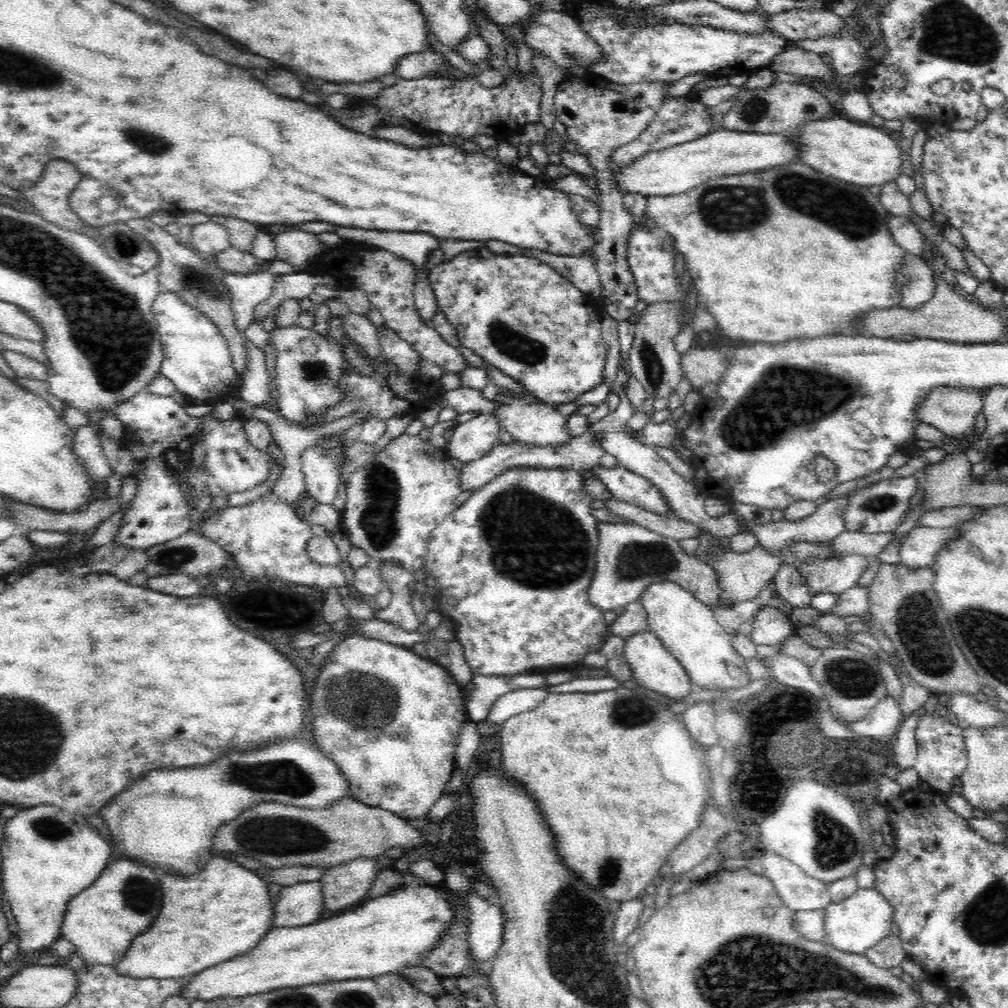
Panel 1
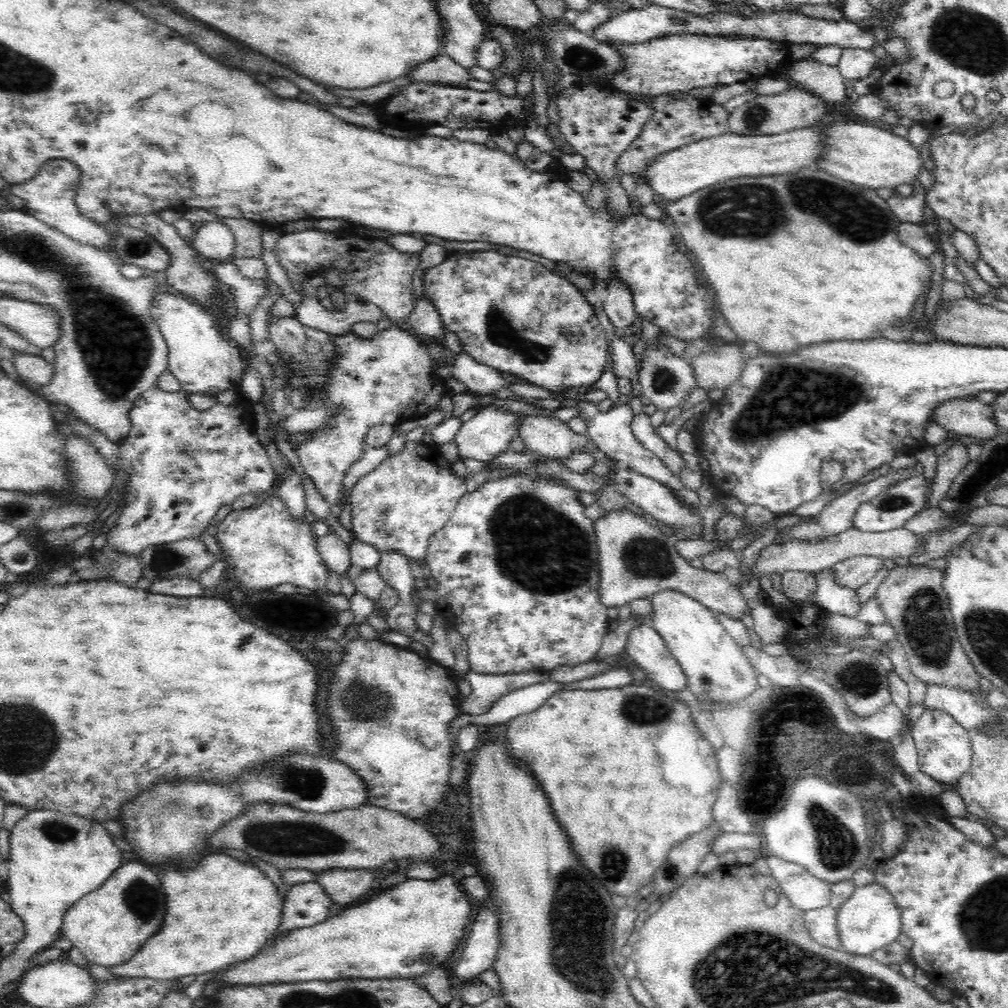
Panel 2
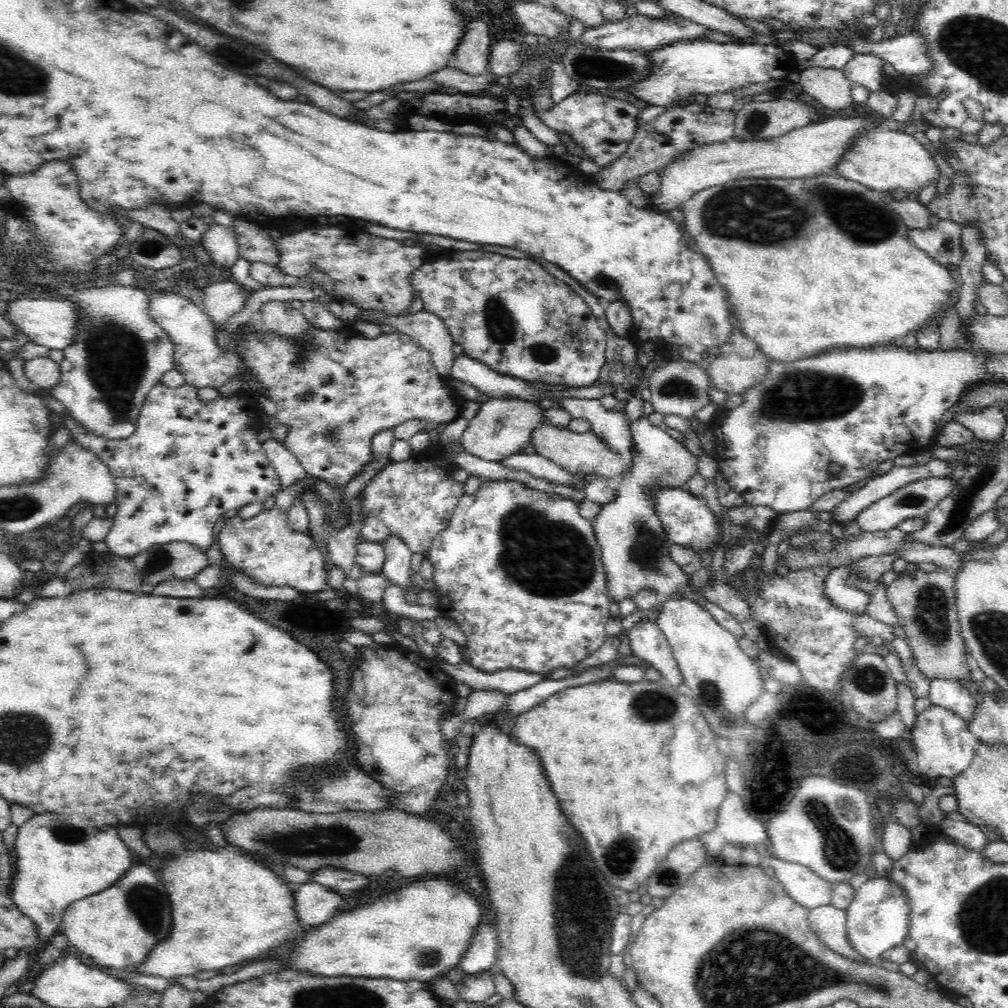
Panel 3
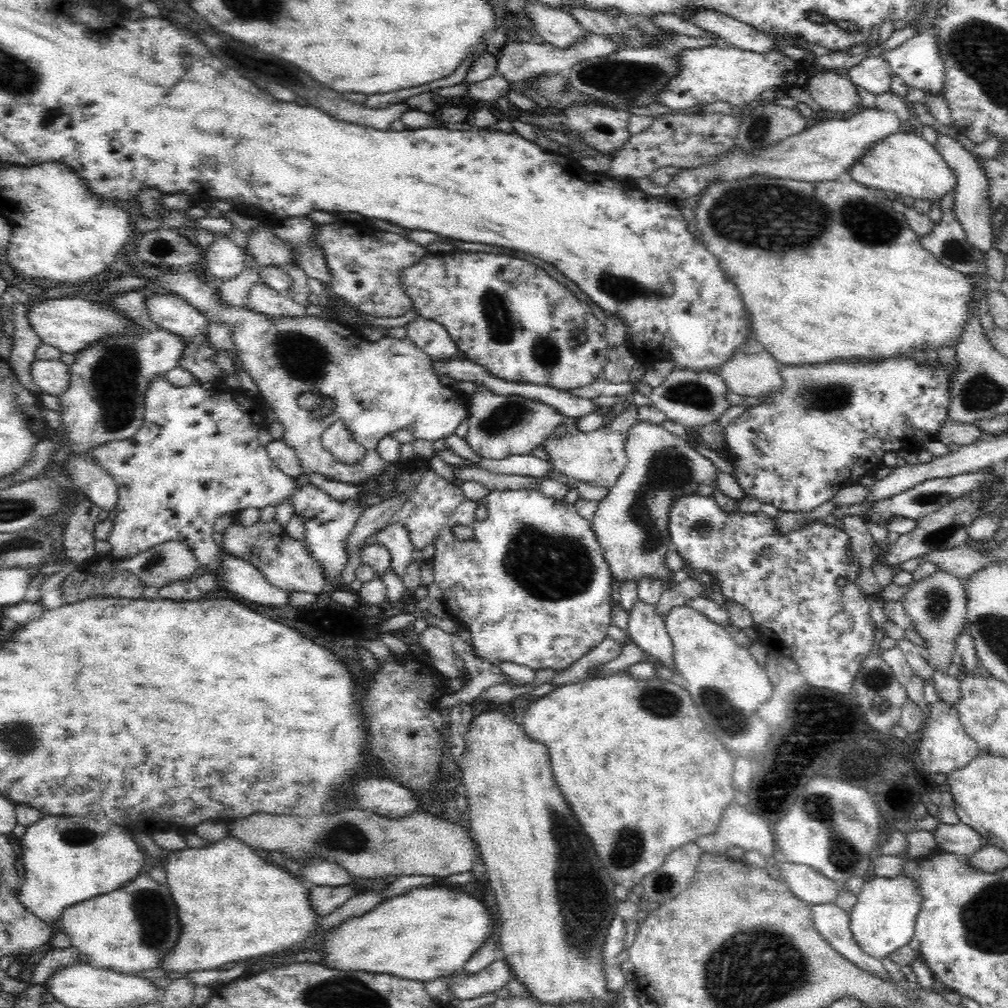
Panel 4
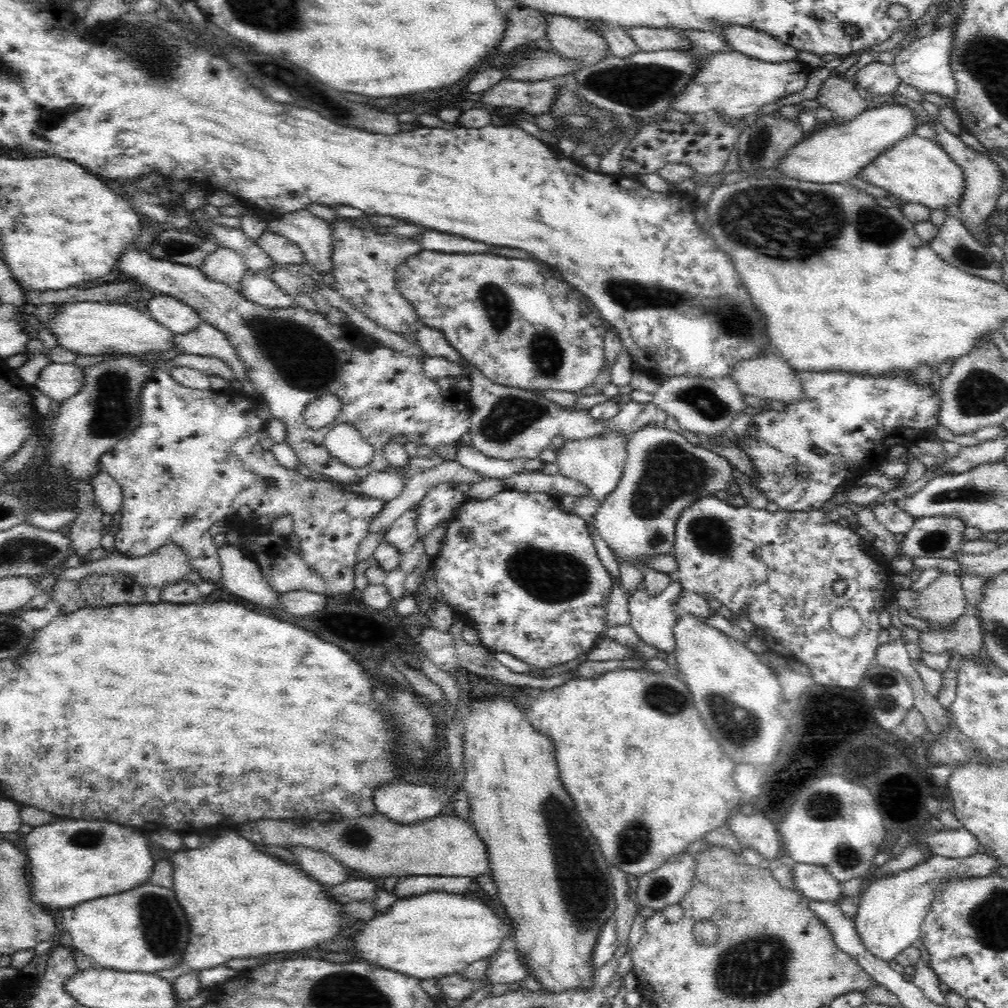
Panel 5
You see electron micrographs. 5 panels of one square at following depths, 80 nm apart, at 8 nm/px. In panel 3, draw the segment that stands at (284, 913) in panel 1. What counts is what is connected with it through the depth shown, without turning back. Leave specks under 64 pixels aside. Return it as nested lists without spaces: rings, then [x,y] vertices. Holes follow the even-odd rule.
[[[304,883],[296,892],[298,904],[296,910],[300,914],[302,926],[318,926],[330,922],[336,916],[336,910],[342,904],[342,895],[321,884]]]

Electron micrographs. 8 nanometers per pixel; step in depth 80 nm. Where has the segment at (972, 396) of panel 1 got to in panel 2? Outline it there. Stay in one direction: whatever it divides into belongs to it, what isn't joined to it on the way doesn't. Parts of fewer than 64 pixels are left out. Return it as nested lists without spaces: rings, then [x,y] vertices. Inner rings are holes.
[[[971,396],[964,398],[952,398],[936,408],[932,420],[947,432],[957,436],[967,436],[979,440],[996,438],[998,425],[994,421],[994,411],[989,404],[972,399]]]

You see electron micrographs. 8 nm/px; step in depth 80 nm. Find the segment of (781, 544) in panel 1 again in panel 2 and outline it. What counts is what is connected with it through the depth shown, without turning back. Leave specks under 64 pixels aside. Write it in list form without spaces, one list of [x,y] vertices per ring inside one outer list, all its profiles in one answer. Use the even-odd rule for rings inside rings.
[[[906,463],[904,466],[898,470],[892,469],[888,474],[884,476],[880,476],[875,480],[871,480],[867,483],[863,483],[861,485],[856,485],[848,492],[843,495],[834,498],[824,510],[822,510],[821,514],[813,518],[814,521],[803,522],[799,525],[794,525],[793,527],[788,527],[786,529],[779,529],[778,534],[776,534],[776,538],[782,534],[787,534],[786,541],[790,539],[796,539],[801,541],[813,541],[819,542],[821,538],[826,538],[826,536],[834,536],[853,528],[853,519],[854,514],[856,514],[856,510],[858,510],[858,506],[860,504],[864,504],[864,502],[868,502],[868,500],[872,500],[872,498],[876,498],[882,490],[886,490],[886,488],[890,488],[892,484],[896,484],[896,482],[902,482],[905,477],[914,476],[914,469],[912,467],[908,467]],[[903,469],[906,470],[906,473],[903,472]]]

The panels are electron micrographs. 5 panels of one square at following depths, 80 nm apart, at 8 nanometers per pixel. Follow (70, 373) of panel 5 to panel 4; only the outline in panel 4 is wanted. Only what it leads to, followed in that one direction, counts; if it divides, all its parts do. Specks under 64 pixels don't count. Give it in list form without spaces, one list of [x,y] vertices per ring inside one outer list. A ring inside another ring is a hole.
[[[36,359],[31,366],[31,375],[42,393],[60,396],[71,381],[68,364],[60,360]]]

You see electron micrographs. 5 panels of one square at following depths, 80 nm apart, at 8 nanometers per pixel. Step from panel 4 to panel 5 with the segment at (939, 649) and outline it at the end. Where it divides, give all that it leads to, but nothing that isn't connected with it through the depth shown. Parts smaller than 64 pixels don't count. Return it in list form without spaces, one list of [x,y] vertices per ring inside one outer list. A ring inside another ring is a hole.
[[[943,572],[935,581],[931,582],[924,590],[920,591],[917,605],[917,611],[921,614],[921,618],[929,620],[933,626],[938,626],[938,624],[940,624],[936,629],[939,629],[940,626],[949,627],[955,620],[958,620],[960,616],[965,614],[966,606],[969,606],[964,597],[959,575],[954,575],[953,573],[948,572]]]

